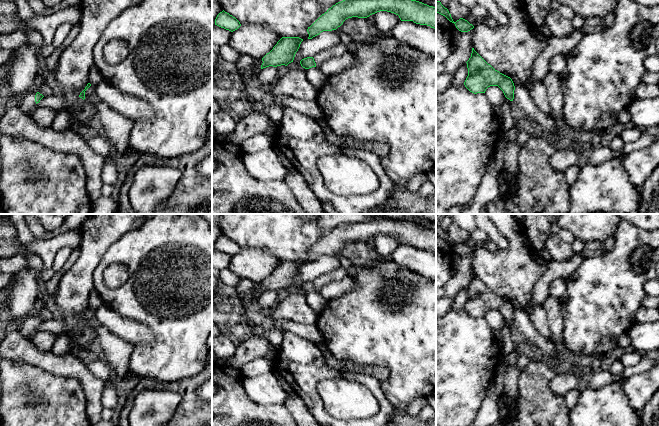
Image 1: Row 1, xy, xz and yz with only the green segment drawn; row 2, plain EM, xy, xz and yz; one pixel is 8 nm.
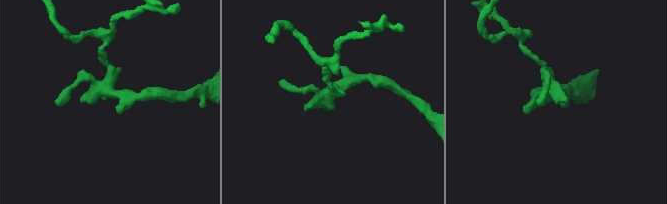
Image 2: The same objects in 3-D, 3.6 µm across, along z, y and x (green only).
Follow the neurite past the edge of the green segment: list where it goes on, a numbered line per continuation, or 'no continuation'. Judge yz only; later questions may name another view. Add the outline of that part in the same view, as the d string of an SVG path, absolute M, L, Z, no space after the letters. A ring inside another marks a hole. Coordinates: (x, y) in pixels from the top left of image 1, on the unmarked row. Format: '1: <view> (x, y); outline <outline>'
no continuation

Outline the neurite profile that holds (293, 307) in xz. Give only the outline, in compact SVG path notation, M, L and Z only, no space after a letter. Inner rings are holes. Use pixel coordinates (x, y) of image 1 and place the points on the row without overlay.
M288 293L276 305L272 313L273 319L285 319L304 325L316 324L318 313L307 303L306 293Z

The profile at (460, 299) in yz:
M467 287L461 289L453 299L453 309L464 308L468 300Z

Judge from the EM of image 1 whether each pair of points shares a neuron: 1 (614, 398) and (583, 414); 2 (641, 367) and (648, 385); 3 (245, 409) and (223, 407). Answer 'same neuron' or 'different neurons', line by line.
1: same neuron
2: different neurons
3: same neuron

